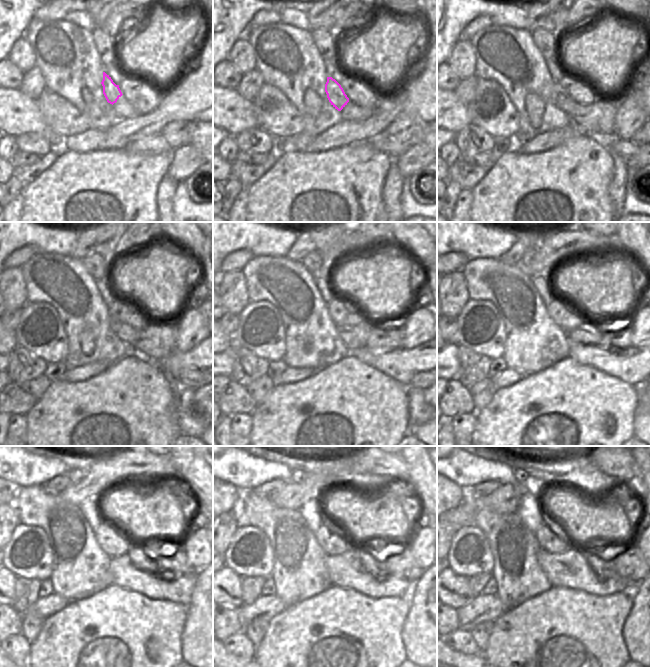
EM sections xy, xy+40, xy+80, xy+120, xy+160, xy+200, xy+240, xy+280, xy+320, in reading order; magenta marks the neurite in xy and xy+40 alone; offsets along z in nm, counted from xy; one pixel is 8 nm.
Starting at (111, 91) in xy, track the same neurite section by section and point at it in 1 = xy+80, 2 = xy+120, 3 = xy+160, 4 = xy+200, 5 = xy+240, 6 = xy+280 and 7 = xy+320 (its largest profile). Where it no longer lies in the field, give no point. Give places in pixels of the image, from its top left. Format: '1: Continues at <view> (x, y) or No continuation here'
1: Continues at xy+80 (560, 97)
2: Continues at xy+120 (127, 334)
3: Continues at xy+160 (355, 337)
4: Continues at xy+200 (588, 333)
5: Continues at xy+240 (141, 560)
6: Continues at xy+280 (375, 566)
7: Continues at xy+320 (603, 566).

